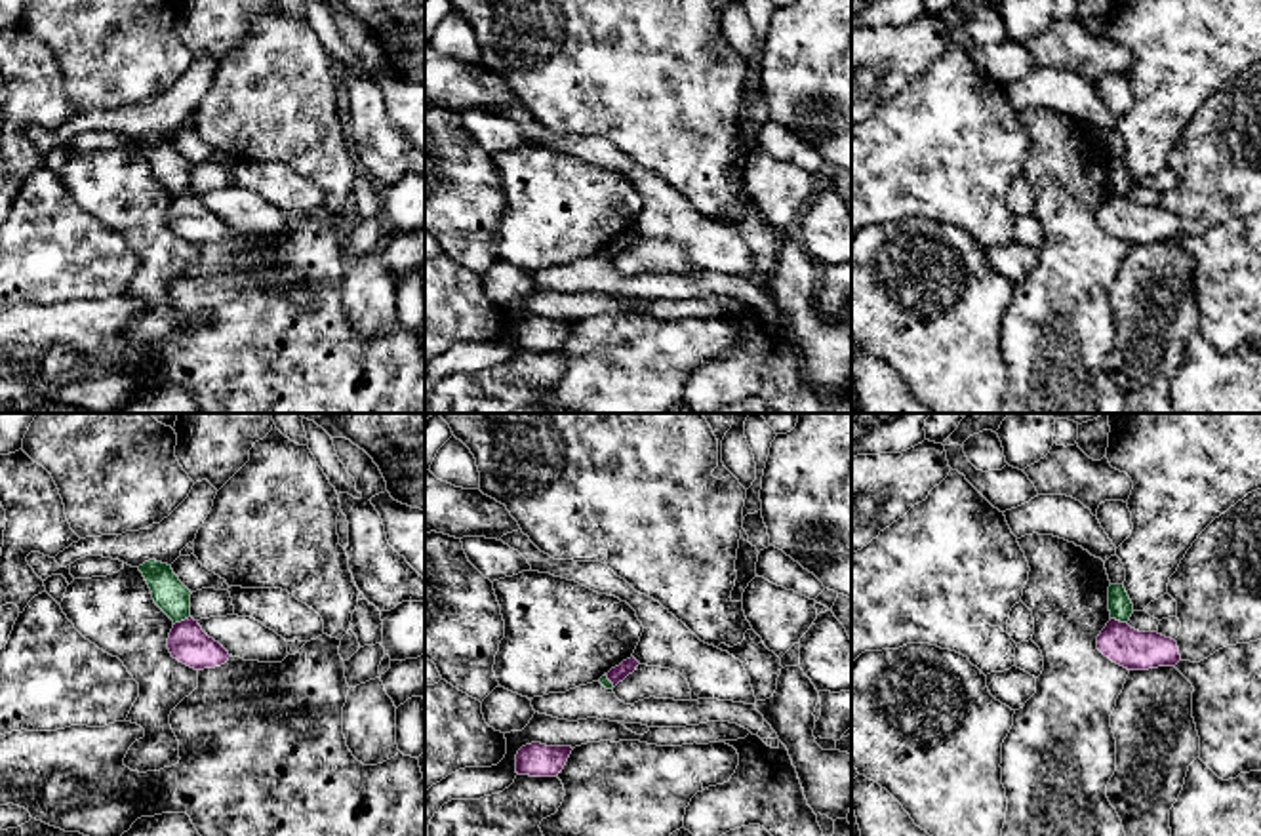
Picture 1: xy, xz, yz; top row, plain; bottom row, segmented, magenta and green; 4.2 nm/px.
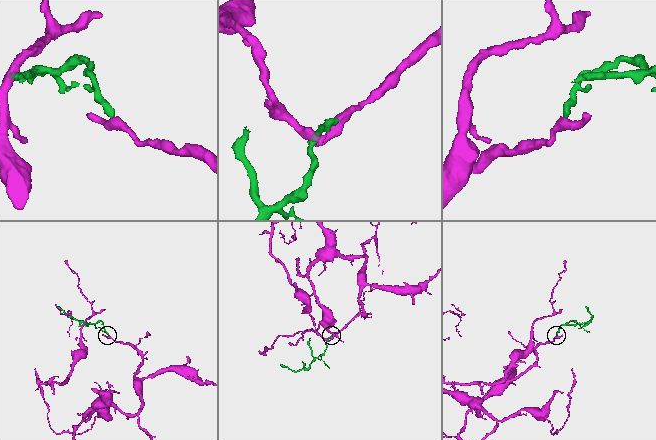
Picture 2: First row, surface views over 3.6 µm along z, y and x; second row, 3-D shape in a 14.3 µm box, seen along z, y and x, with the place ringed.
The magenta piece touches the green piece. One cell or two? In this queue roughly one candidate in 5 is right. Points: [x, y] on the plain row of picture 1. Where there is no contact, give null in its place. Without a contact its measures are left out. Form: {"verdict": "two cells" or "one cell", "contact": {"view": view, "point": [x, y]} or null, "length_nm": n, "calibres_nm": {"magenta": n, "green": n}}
{"verdict": "two cells", "contact": {"view": "xy", "point": [181, 195]}, "length_nm": 80, "calibres_nm": {"magenta": 170, "green": 150}}

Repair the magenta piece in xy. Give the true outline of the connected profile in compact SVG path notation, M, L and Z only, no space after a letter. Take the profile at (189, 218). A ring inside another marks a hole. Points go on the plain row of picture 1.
M192 190L173 198L168 211L168 223L173 232L194 244L221 240L230 230L229 225L210 211Z

